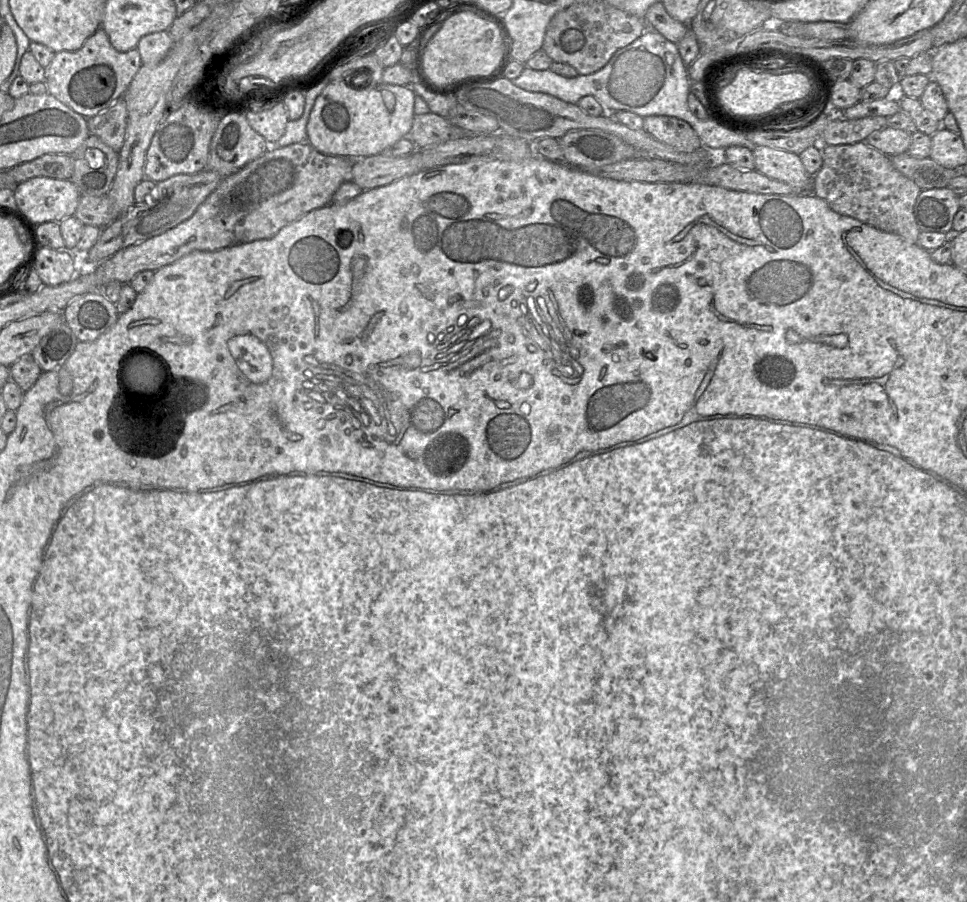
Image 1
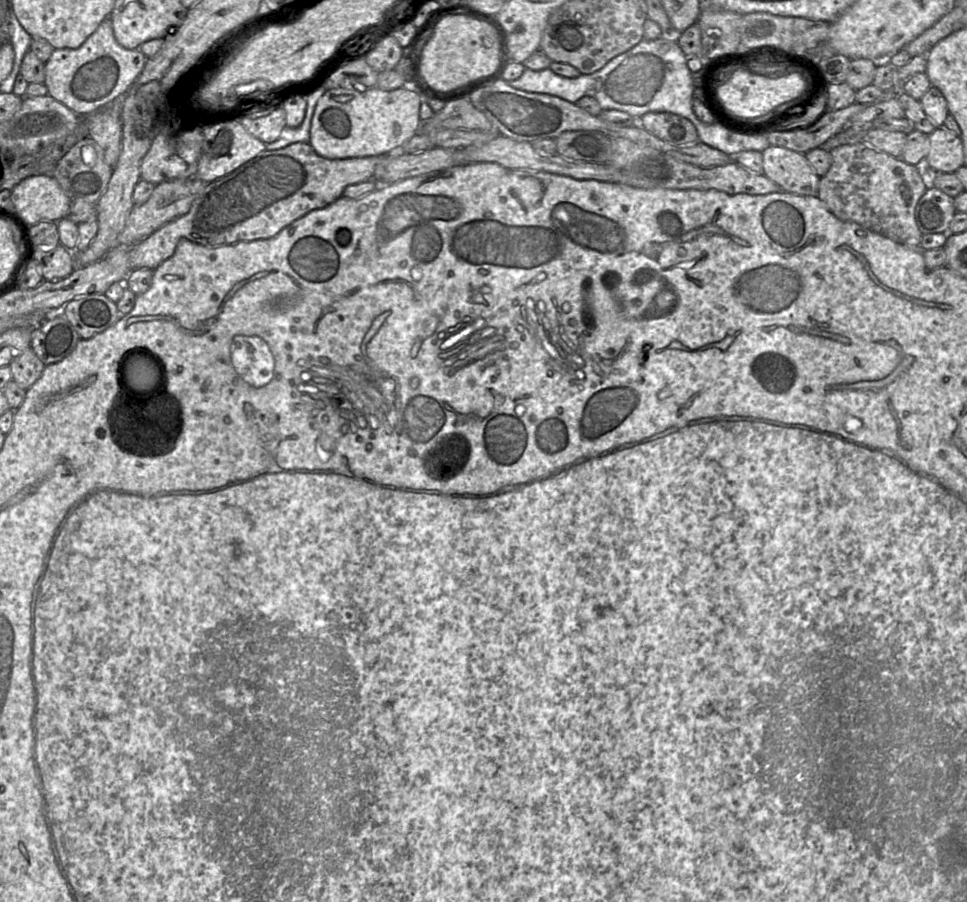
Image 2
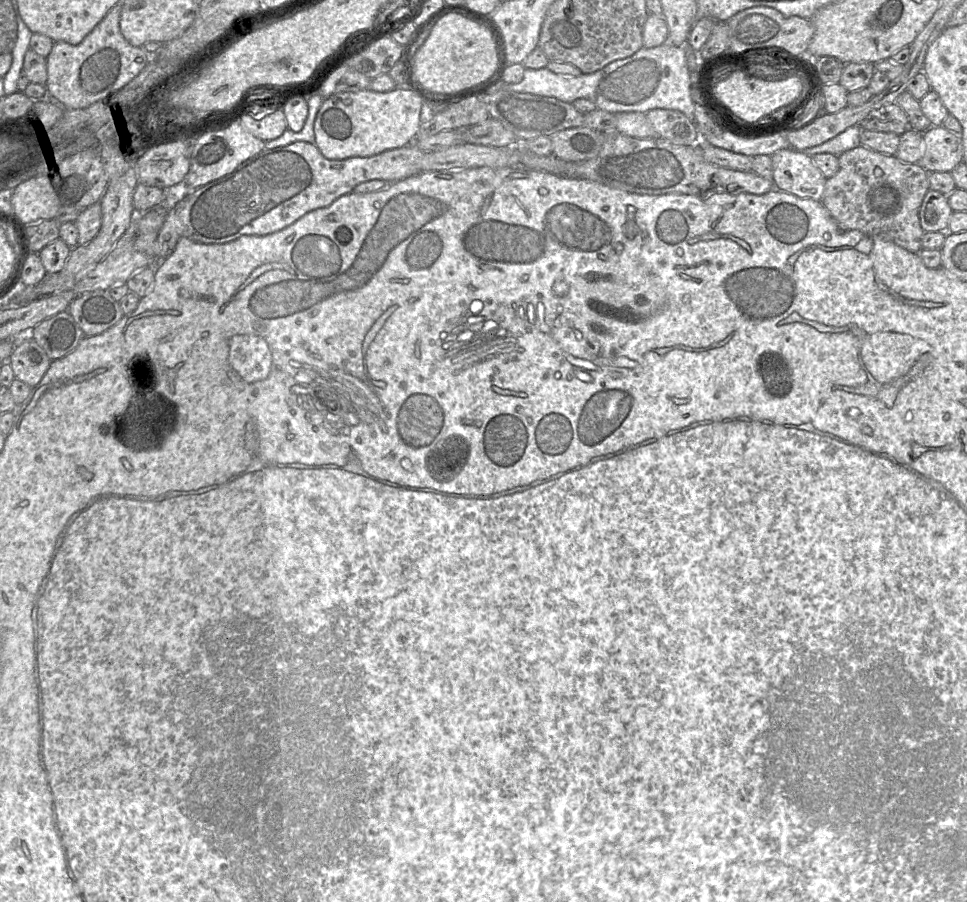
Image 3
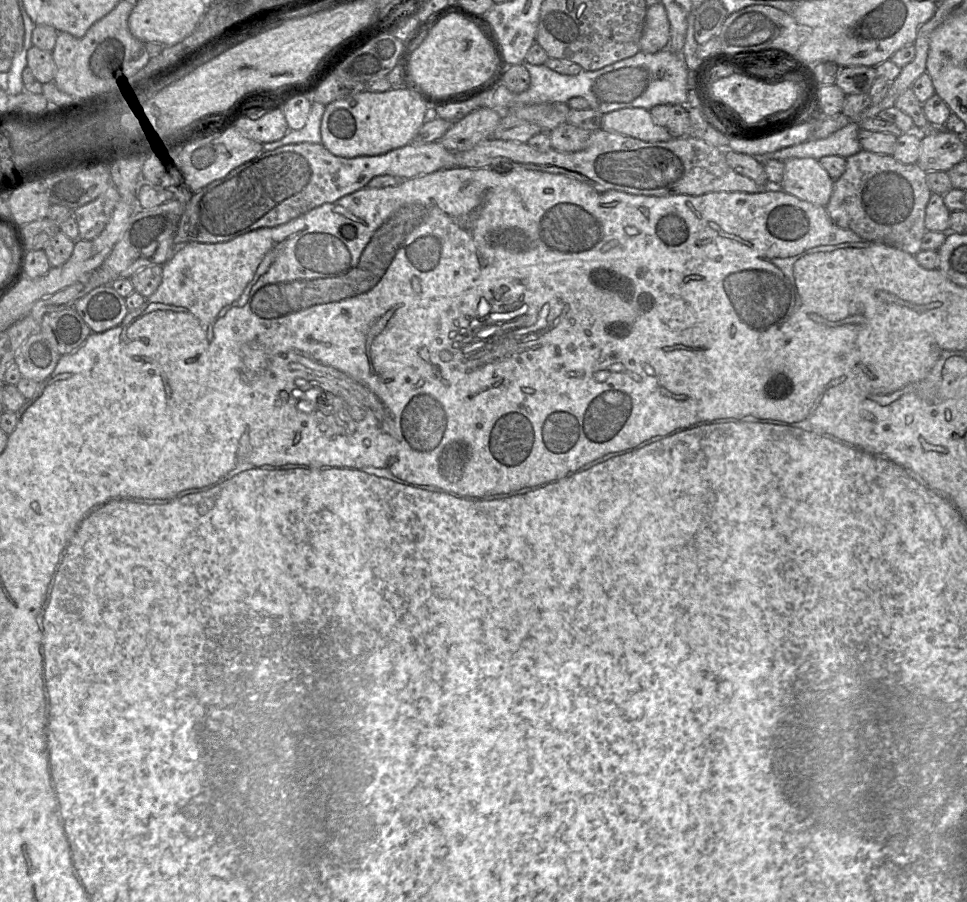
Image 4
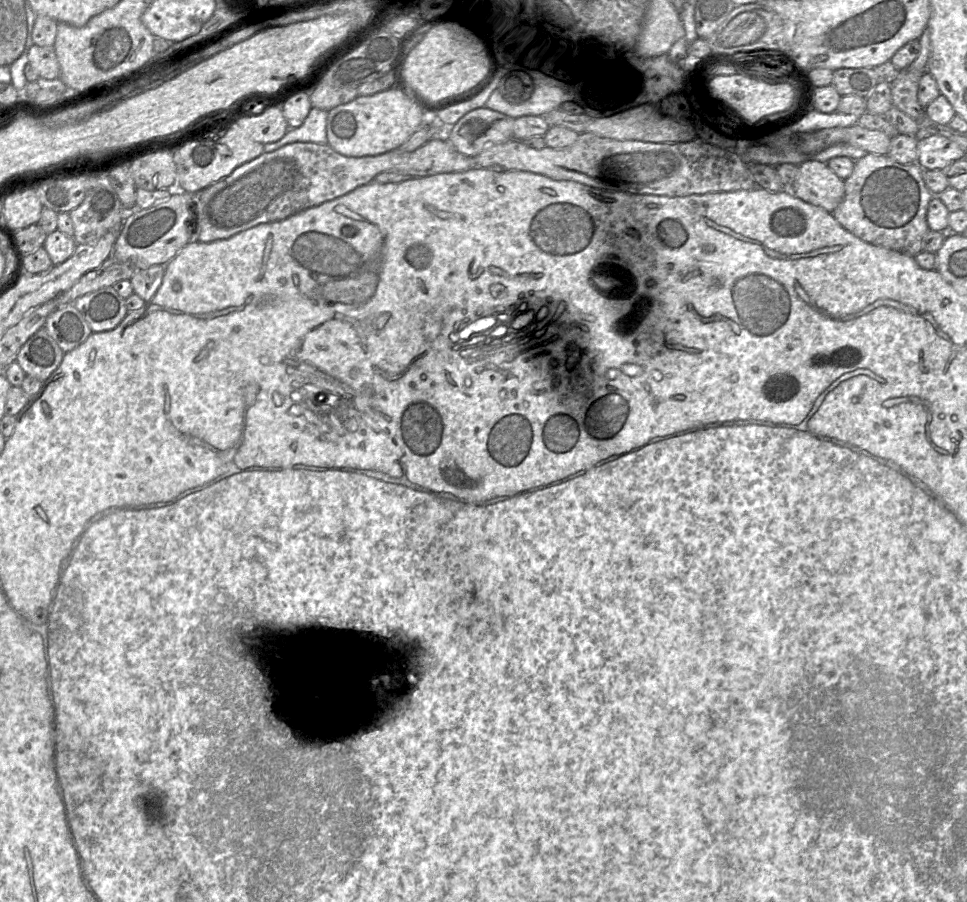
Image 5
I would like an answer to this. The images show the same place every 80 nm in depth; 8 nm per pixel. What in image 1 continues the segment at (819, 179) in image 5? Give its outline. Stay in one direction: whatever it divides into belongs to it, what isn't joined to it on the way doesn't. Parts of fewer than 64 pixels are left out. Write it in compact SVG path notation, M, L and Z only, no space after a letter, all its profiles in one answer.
M754 146L755 170L774 180L783 181L795 189L812 193L812 177L798 154L769 146Z

